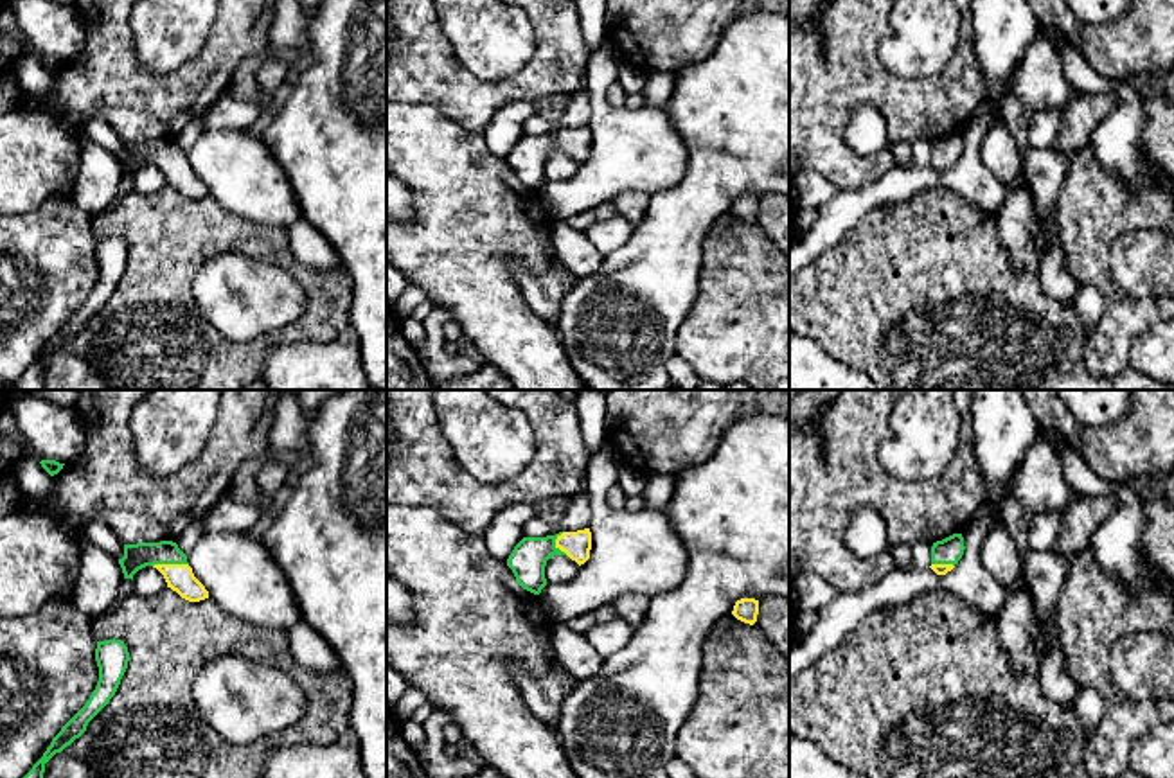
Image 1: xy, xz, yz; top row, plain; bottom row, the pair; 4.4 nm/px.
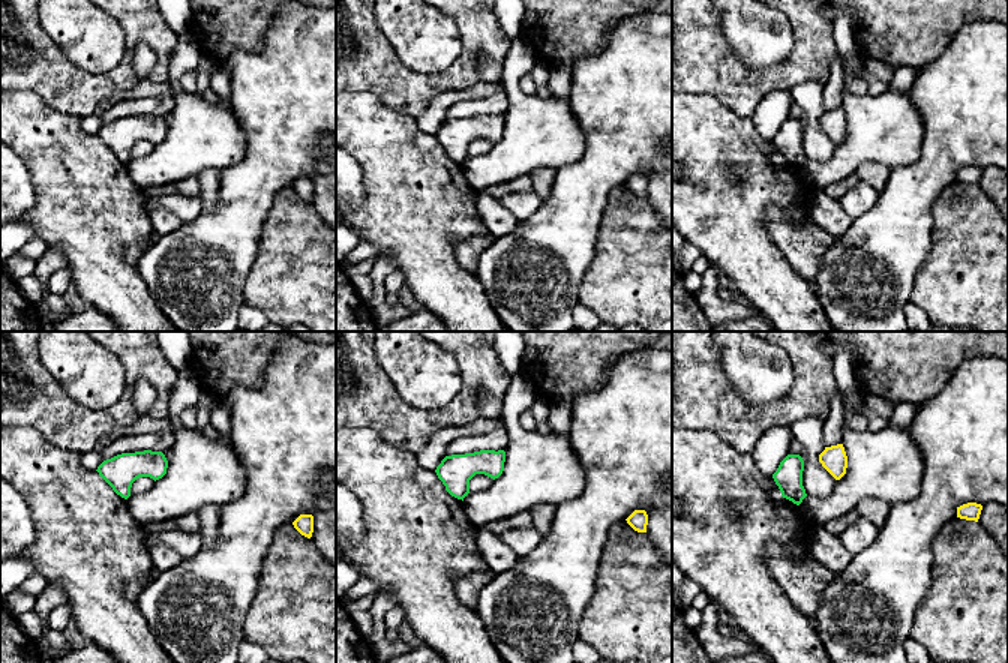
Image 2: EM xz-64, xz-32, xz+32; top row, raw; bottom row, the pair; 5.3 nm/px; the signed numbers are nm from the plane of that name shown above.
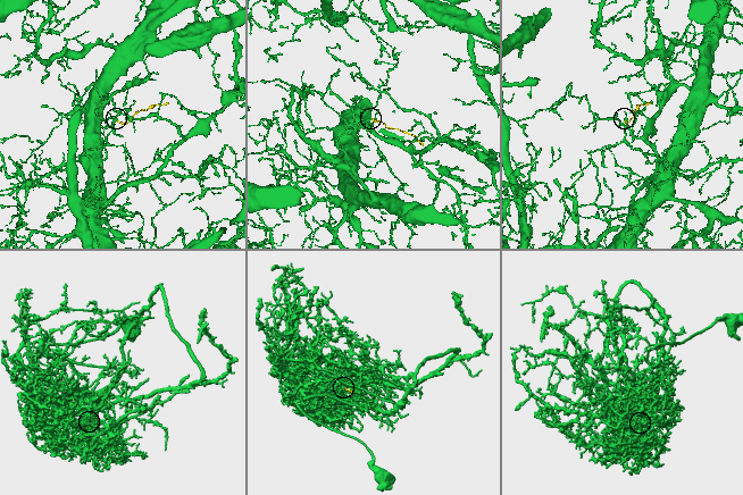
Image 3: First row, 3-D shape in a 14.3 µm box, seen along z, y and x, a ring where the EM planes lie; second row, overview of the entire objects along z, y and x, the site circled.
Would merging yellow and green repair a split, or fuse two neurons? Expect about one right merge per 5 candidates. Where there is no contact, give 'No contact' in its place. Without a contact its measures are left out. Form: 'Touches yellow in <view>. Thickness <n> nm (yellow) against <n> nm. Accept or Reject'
Touches yellow in xy. Thickness 120 nm (yellow) against 120 nm. Accept

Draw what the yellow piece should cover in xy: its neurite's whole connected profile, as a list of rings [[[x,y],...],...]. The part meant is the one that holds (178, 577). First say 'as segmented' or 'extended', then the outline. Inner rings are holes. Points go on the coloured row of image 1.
extended; [[[173,541],[124,544],[124,557],[119,559],[119,564],[124,579],[133,580],[138,570],[153,566],[164,575],[167,588],[182,598],[189,602],[209,598],[209,591],[194,577],[187,555]]]

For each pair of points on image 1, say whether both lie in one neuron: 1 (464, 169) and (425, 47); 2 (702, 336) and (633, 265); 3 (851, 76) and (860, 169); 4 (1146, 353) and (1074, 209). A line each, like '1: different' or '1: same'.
1: different
2: different
3: same
4: different

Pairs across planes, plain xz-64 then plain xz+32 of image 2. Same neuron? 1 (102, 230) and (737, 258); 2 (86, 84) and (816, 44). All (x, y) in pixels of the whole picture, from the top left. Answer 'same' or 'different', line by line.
1: same
2: same

